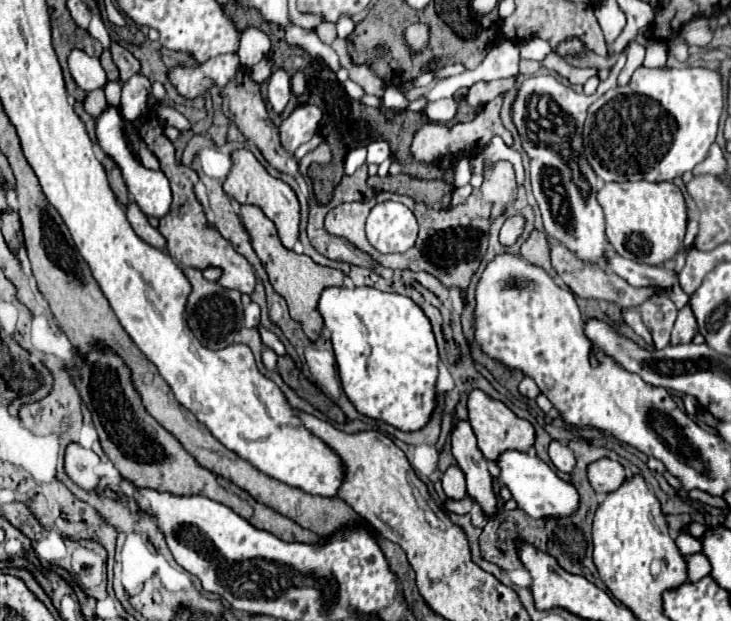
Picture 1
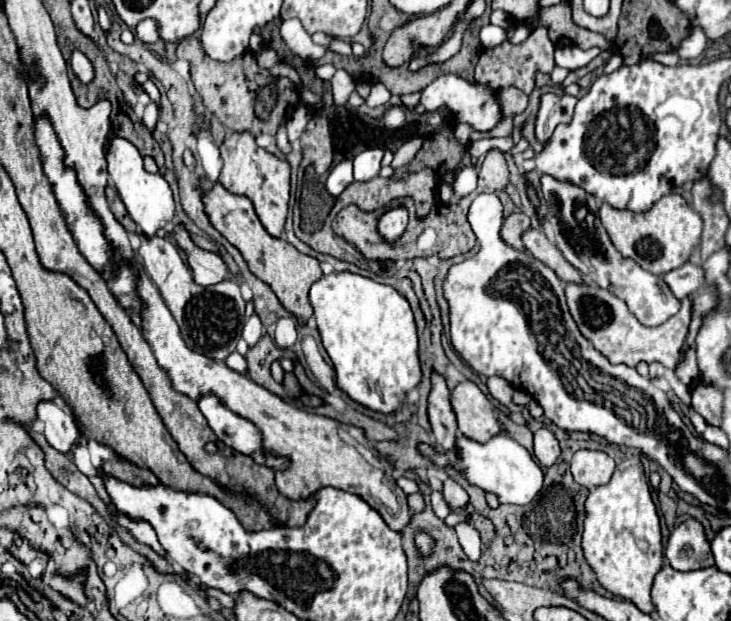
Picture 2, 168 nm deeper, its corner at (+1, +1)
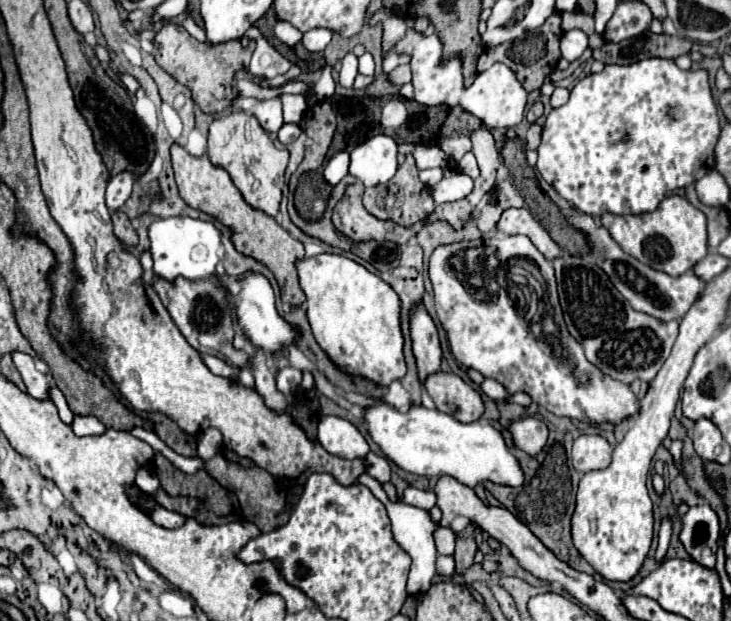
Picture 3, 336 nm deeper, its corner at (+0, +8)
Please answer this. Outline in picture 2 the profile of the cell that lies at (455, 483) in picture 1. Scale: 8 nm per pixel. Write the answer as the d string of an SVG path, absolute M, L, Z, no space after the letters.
M448 478L444 482L444 492L442 494L444 494L444 500L450 504L450 508L460 508L460 506L468 504L466 490L458 482L454 482L452 478Z

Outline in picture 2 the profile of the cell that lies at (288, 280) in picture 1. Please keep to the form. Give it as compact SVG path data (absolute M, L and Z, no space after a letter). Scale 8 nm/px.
M212 184L204 196L204 204L206 204L206 214L210 216L214 228L242 252L250 270L274 290L282 306L296 316L298 324L300 326L306 324L308 318L314 314L308 300L308 292L310 292L310 286L322 278L320 262L316 258L310 258L298 252L286 240L270 236L266 228L262 226L262 222L258 220L252 202L246 196L236 196L228 192L224 186Z

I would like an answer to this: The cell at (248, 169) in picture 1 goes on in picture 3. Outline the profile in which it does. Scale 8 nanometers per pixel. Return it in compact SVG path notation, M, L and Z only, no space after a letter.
M233 111L229 115L213 119L213 123L209 125L207 143L207 155L211 163L223 167L229 173L243 199L253 209L261 209L267 215L275 217L275 213L279 211L283 173L289 161L289 151L277 149L269 133L259 125L259 121L245 111Z

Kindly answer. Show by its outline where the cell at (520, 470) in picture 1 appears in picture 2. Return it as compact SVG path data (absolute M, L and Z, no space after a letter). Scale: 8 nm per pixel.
M500 434L486 444L478 444L478 442L474 442L466 436L458 436L458 448L460 448L462 454L456 456L456 454L436 452L428 446L420 446L420 450L428 458L432 458L436 464L440 464L440 466L454 464L470 480L470 484L476 484L486 492L496 492L502 504L526 506L544 488L542 468L536 464L532 454L524 446L520 446L516 440L512 440L508 434Z

